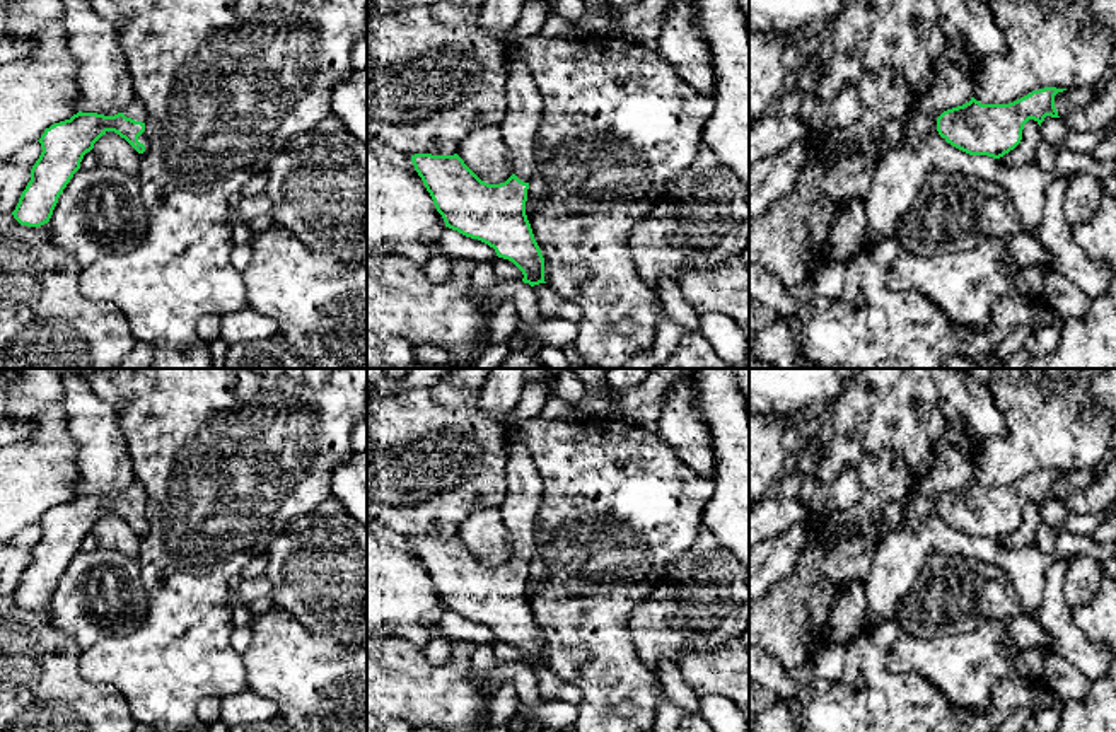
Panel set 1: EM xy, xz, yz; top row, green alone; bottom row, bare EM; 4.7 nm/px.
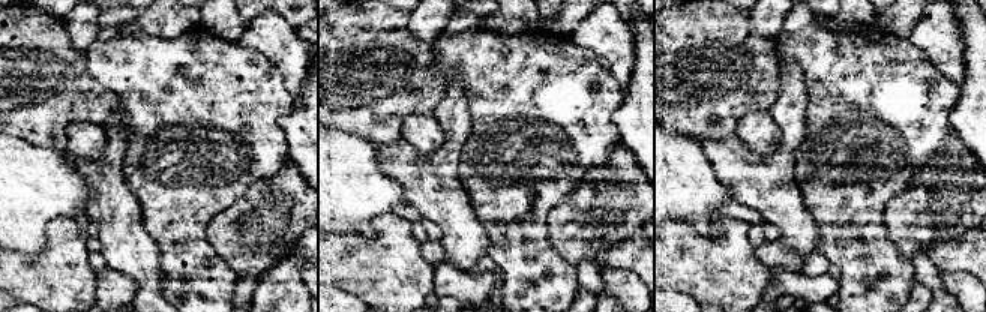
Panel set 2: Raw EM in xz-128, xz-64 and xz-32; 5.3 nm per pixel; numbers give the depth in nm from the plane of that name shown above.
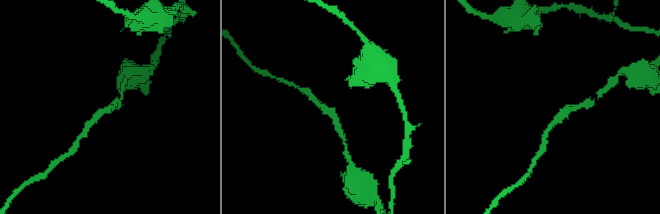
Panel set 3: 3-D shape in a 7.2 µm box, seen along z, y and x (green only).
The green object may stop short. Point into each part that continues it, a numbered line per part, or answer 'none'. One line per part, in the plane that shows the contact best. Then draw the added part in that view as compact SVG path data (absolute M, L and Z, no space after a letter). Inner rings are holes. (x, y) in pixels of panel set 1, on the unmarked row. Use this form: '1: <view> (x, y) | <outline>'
1: xy (135, 492) | M135 481L125 493L123 497L126 500L131 500L135 503L145 505L147 500L147 491Z

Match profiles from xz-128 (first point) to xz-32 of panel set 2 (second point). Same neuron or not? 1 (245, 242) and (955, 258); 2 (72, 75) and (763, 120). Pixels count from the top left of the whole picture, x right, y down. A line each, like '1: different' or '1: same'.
1: different
2: different

